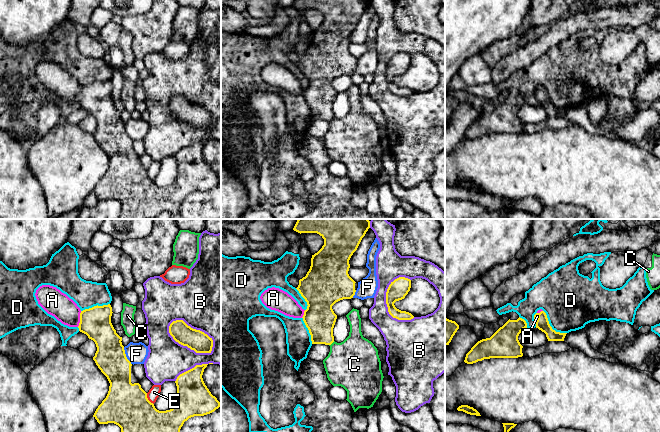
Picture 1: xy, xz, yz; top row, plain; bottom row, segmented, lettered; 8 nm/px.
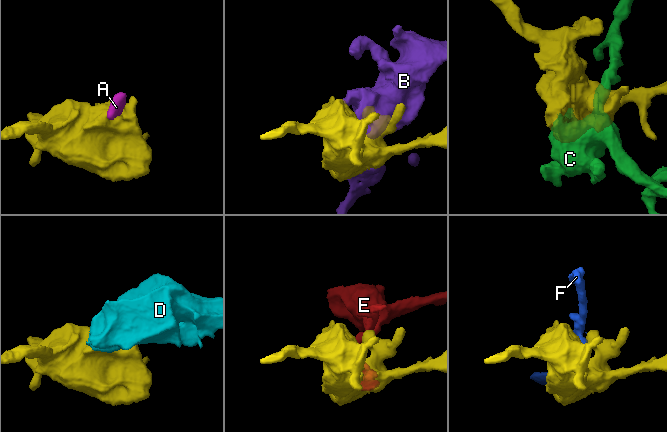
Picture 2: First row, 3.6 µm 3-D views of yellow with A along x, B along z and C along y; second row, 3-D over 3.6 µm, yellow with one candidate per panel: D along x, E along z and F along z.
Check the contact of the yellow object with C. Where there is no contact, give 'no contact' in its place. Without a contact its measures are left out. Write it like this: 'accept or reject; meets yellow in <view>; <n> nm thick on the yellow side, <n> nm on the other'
reject; meets yellow in xz; 260 nm thick on the yellow side, 420 nm on the other

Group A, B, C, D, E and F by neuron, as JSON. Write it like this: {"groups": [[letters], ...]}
{"groups": [["A"], ["B"], ["C"], ["D"], ["E"], ["F"]]}

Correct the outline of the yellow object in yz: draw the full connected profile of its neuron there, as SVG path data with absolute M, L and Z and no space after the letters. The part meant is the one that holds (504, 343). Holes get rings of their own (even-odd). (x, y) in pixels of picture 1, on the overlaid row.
M524 319L508 320L490 338L478 341L466 354L464 362L473 364L490 358L522 357L522 348L518 336L527 328Z

